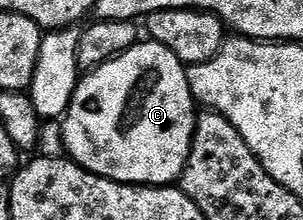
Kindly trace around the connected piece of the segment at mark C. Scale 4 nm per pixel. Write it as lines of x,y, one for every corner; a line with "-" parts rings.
151,39
141,40
134,47
130,47
122,55
118,55
112,61
102,63
102,67
85,72
76,84
76,90
72,96
72,102
68,104
68,111
62,118
64,130
64,147
67,156
83,169
89,169
99,177
109,177
112,181
121,181
123,185
154,185
157,187
168,187
179,182
182,171
186,167
186,159
190,155
190,147
196,130
196,119
198,116
198,102
190,91
188,82
188,70
166,47
162,47
157,41

